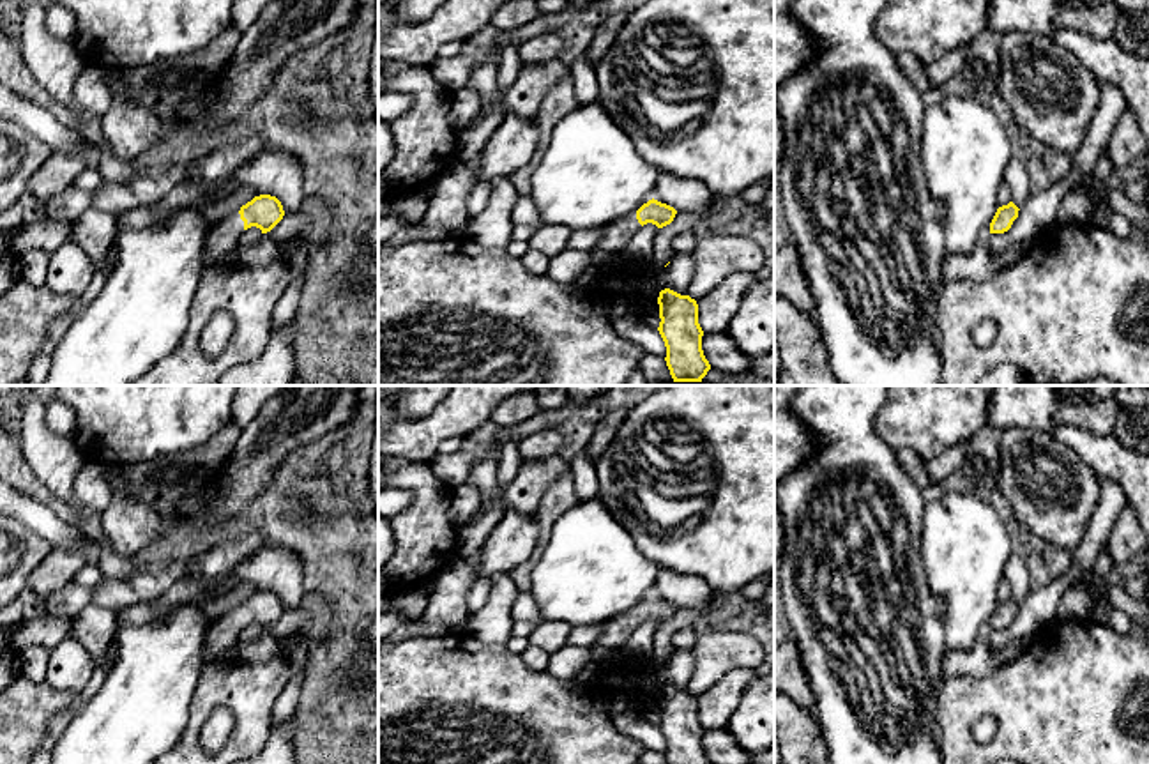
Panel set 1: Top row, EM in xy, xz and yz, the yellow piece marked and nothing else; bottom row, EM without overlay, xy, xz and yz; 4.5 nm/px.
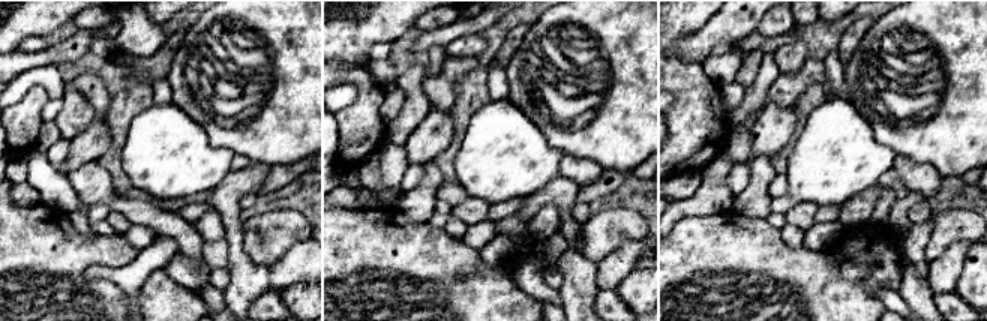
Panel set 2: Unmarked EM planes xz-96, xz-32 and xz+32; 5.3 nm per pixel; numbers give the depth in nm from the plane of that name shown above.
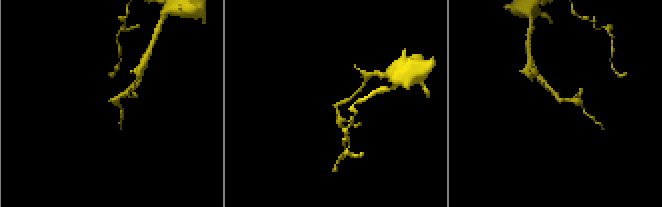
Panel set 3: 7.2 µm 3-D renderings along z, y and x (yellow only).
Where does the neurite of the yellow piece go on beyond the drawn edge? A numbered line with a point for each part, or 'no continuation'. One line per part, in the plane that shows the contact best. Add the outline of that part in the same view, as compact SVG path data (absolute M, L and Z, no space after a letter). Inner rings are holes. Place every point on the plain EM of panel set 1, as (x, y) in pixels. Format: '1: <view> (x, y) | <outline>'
1: xy (223, 634) | M239 607L226 612L223 617L214 621L205 637L205 660L216 661L226 651L230 651L239 638L239 633L244 630L244 617L240 615Z

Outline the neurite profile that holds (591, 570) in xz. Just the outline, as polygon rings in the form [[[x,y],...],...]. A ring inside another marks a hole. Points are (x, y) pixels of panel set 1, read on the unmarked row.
[[[596,499],[578,502],[557,518],[532,569],[530,594],[541,623],[562,621],[571,628],[601,624],[652,596],[659,569],[638,550],[631,532]]]

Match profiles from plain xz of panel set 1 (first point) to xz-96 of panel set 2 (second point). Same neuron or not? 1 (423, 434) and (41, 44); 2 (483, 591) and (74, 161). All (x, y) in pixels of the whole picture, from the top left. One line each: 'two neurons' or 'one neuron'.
1: two neurons
2: two neurons

